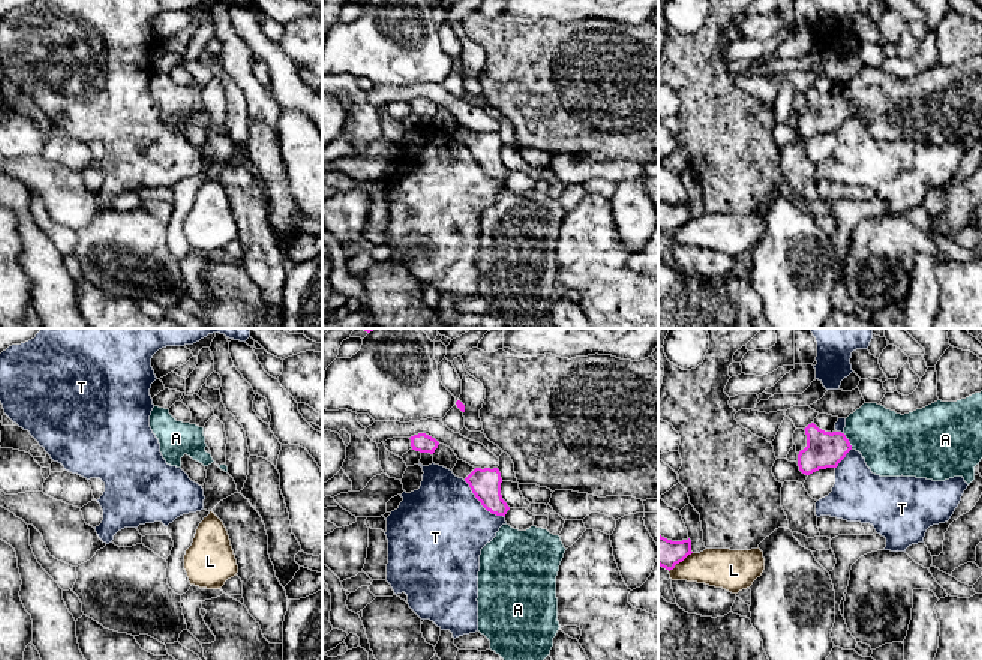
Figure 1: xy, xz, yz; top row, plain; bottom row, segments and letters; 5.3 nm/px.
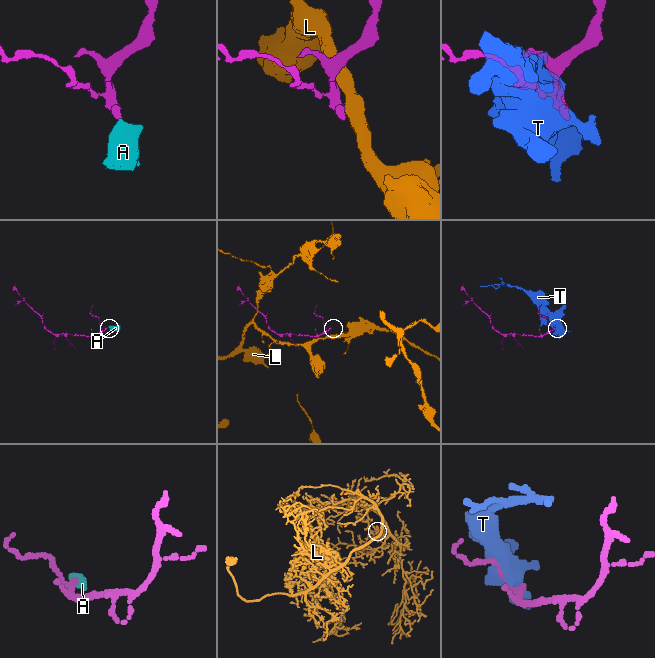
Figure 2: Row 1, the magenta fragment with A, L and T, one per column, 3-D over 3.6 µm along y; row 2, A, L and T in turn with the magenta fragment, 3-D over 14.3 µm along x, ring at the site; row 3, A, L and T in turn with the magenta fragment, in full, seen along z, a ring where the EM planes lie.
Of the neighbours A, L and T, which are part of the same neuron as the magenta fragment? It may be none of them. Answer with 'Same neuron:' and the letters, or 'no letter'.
Same neuron: A

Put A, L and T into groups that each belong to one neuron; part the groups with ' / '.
A / L / T

